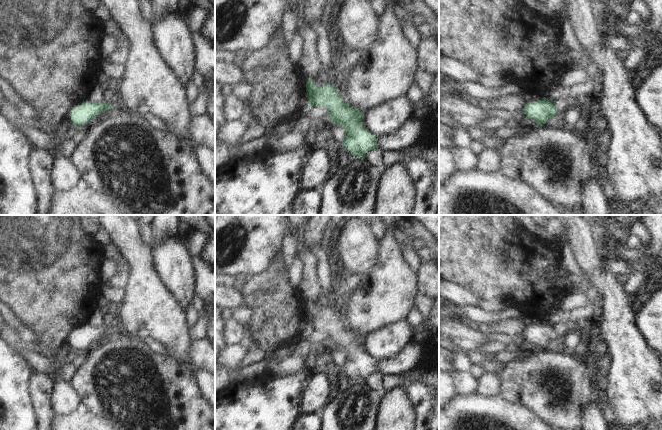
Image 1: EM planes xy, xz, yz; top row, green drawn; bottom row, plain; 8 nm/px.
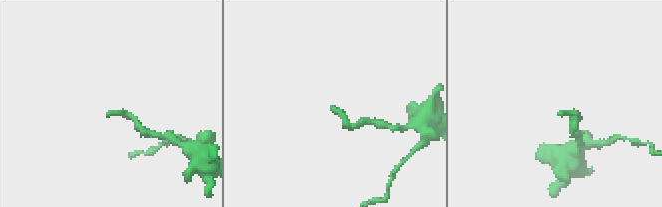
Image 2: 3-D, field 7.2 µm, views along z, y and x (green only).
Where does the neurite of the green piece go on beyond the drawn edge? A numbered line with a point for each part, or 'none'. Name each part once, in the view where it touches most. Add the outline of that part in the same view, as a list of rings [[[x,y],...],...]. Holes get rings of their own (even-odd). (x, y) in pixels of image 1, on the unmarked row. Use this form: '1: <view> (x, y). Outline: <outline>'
none

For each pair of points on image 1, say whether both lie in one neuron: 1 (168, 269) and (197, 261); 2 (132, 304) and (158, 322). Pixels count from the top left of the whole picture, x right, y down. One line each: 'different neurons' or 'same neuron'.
1: different neurons
2: same neuron

